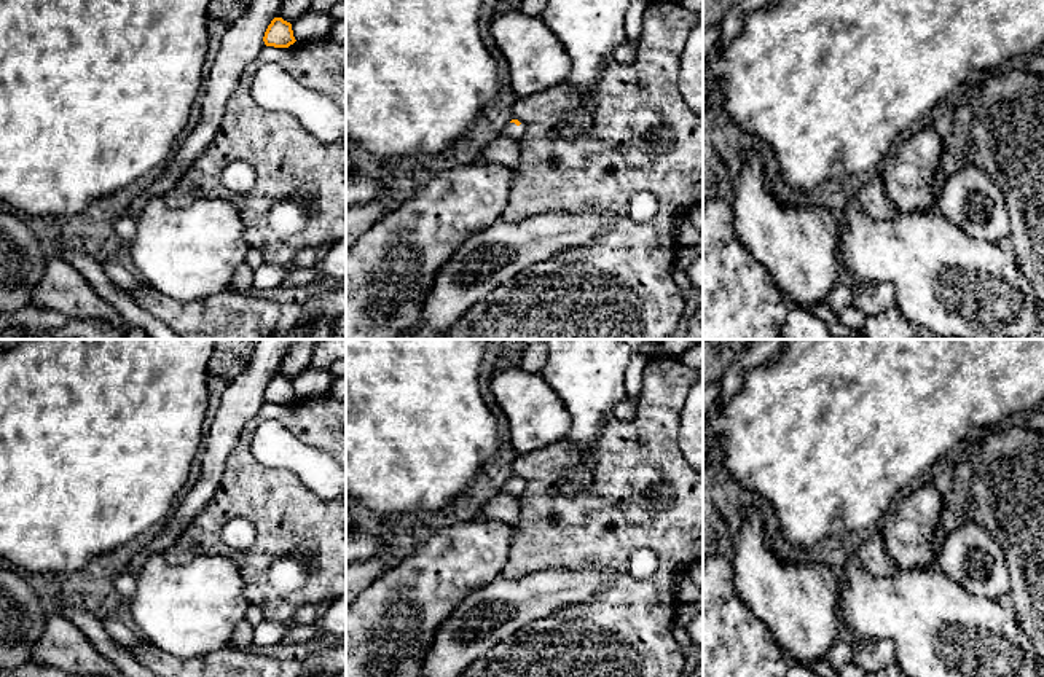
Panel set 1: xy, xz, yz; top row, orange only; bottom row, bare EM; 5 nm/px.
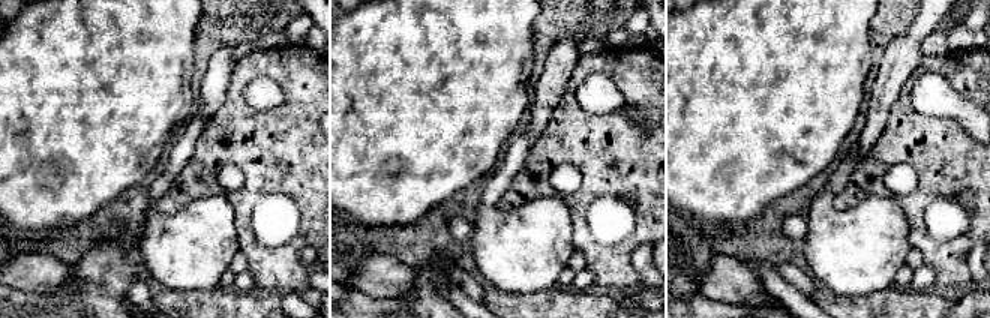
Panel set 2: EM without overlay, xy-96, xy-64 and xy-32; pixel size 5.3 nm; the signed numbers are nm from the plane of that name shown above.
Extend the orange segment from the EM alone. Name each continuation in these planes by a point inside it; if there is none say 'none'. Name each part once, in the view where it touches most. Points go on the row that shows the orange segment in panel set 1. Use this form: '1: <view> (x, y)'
1: xz (512, 131)

